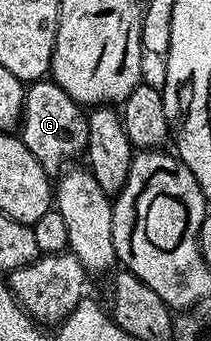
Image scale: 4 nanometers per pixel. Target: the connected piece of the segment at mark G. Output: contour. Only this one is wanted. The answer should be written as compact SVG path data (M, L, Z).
M38 81L26 86L25 108L21 111L19 137L23 145L27 145L31 157L35 157L39 165L43 165L43 169L50 177L60 176L63 169L84 156L88 128L89 116L83 110L82 104L75 102L59 84Z

